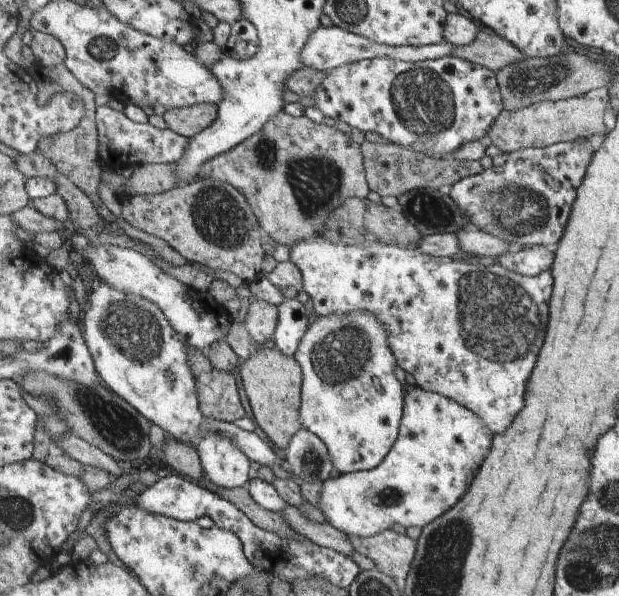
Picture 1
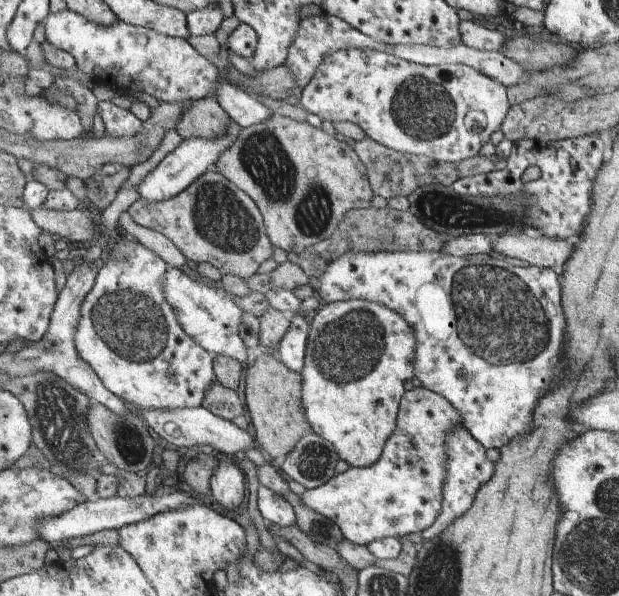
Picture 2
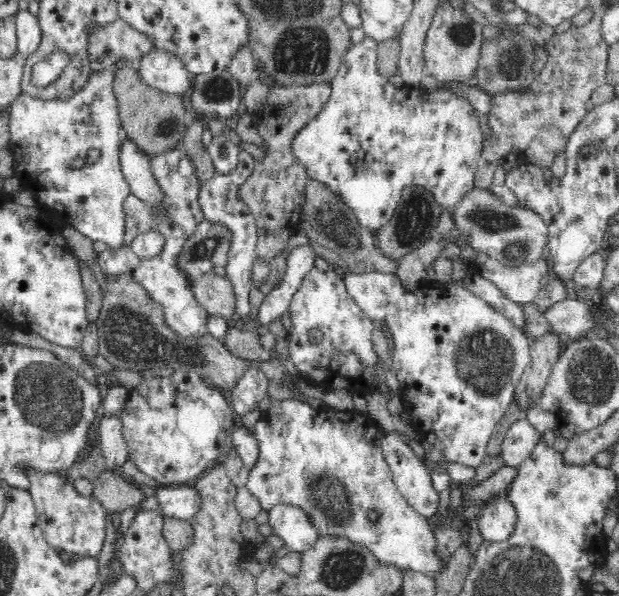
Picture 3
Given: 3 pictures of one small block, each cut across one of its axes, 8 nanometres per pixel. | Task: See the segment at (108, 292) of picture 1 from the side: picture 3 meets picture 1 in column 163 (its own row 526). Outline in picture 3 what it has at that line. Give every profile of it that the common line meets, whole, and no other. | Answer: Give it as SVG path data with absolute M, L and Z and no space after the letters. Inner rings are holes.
M282 400L272 404L270 413L253 426L252 433L258 441L258 458L250 466L245 486L263 510L268 512L276 505L298 507L318 531L318 538L346 537L370 550L381 565L395 565L398 570L409 568L431 577L442 570L445 562L434 551L436 539L430 520L416 512L397 490L382 454L384 431L368 414L339 412L327 406L314 410L296 400Z

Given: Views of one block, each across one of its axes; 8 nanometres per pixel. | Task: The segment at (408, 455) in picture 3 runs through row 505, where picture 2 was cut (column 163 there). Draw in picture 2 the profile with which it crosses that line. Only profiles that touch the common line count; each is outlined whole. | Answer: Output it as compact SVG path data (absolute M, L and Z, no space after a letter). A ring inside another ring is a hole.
M132 406L138 414L167 442L177 447L189 448L190 446L199 446L202 449L209 449L213 452L233 455L236 451L245 452L255 447L256 438L251 438L251 434L247 430L241 429L235 425L235 422L221 418L219 415L209 412L207 408L176 408L175 410L140 410L138 407Z

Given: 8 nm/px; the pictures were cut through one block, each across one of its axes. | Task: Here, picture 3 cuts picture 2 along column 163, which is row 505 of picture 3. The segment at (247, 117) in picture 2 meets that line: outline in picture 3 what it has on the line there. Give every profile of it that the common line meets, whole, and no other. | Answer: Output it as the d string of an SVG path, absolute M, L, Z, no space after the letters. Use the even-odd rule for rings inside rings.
M30 472L28 479L30 480L28 492L35 506L40 529L42 529L42 535L44 535L44 539L46 539L50 547L65 557L69 556L69 554L76 554L78 557L88 557L98 560L100 550L102 550L104 540L106 540L107 529L106 511L103 505L100 504L100 501L94 496L86 497L78 494L71 480L61 472Z

